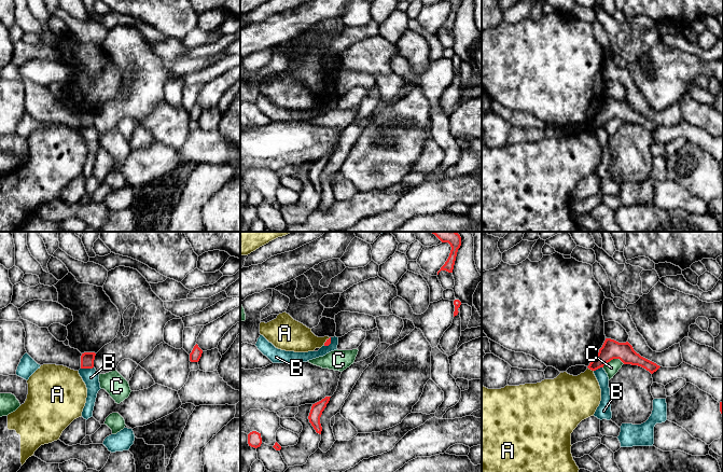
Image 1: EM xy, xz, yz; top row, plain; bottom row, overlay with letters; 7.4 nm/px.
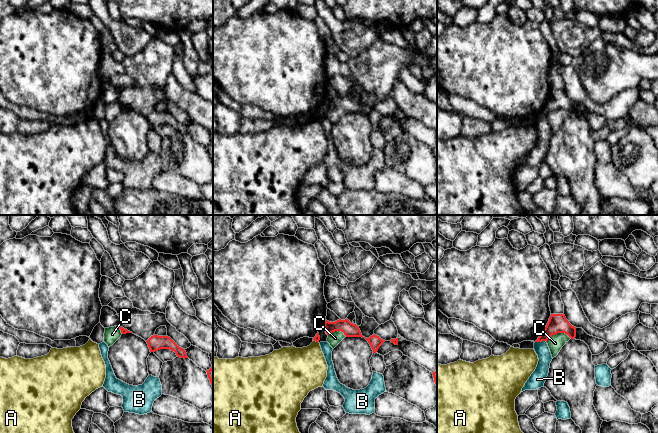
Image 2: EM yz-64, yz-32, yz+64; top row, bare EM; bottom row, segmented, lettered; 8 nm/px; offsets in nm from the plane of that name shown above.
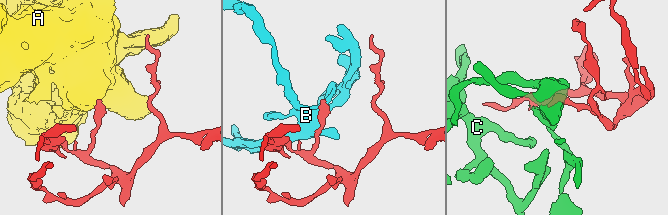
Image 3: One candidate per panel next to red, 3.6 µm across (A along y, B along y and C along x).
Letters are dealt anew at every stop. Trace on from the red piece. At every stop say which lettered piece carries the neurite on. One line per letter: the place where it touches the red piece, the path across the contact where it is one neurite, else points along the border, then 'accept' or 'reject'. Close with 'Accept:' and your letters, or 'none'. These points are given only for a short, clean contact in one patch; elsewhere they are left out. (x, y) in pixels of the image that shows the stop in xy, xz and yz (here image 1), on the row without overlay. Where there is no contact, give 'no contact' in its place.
A: meets red in yz at (591, 127); border along yz (588, 126), (593, 129); reject
B: meets red in xy at (86, 126); border along xy (93, 125), (81, 127); reject
C: meets red in yz at (613, 116); border along yz (624, 122), (619, 118), (611, 118), (602, 125); reject
Accept: none

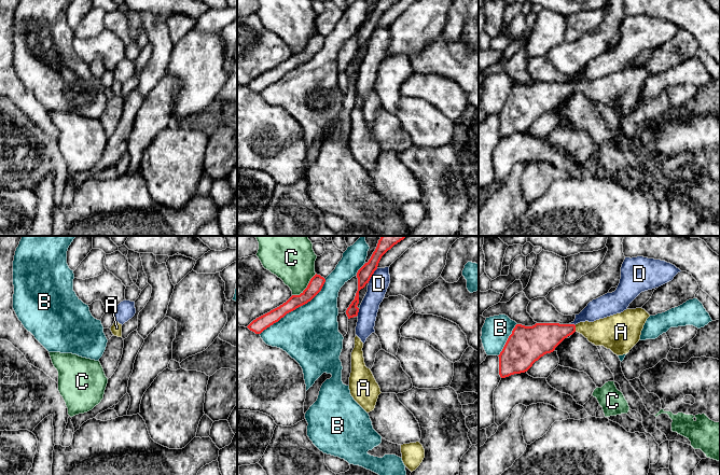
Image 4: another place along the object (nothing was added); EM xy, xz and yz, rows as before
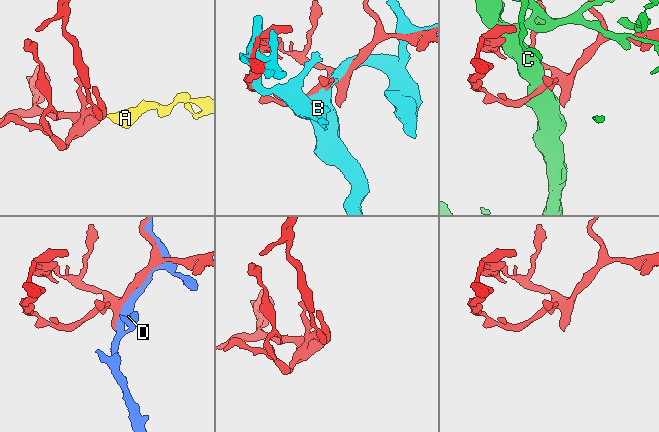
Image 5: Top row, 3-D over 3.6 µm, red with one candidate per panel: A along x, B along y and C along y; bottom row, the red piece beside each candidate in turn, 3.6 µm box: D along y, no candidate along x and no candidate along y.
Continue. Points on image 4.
A: meets red in yz at (575, 87); runs through yz (543, 97), (554, 92), (575, 87), (608, 91); accept
B: meets red in xz at (295, 67); reject
C: meets red in xz at (306, 46); border along xz (316, 32), (299, 53), (292, 54); reject
D: meets red in xz at (372, 33); reject
Accept: A

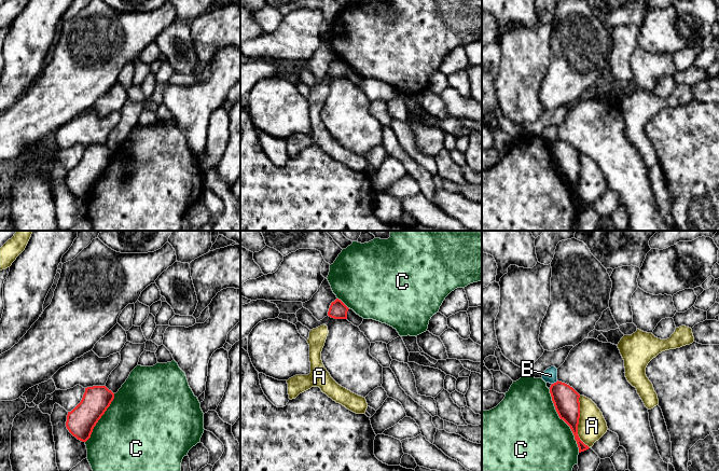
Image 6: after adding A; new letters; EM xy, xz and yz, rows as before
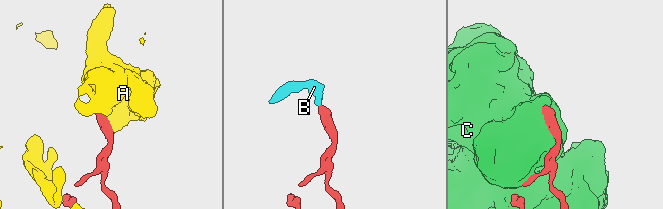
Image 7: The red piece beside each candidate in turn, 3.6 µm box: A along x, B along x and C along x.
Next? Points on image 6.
A: meets red in yz at (578, 180); reject
B: meets red in yz at (554, 141); border along yz (557, 139), (552, 142); reject
C: meets red in yz at (563, 178); reject
Accept: none

